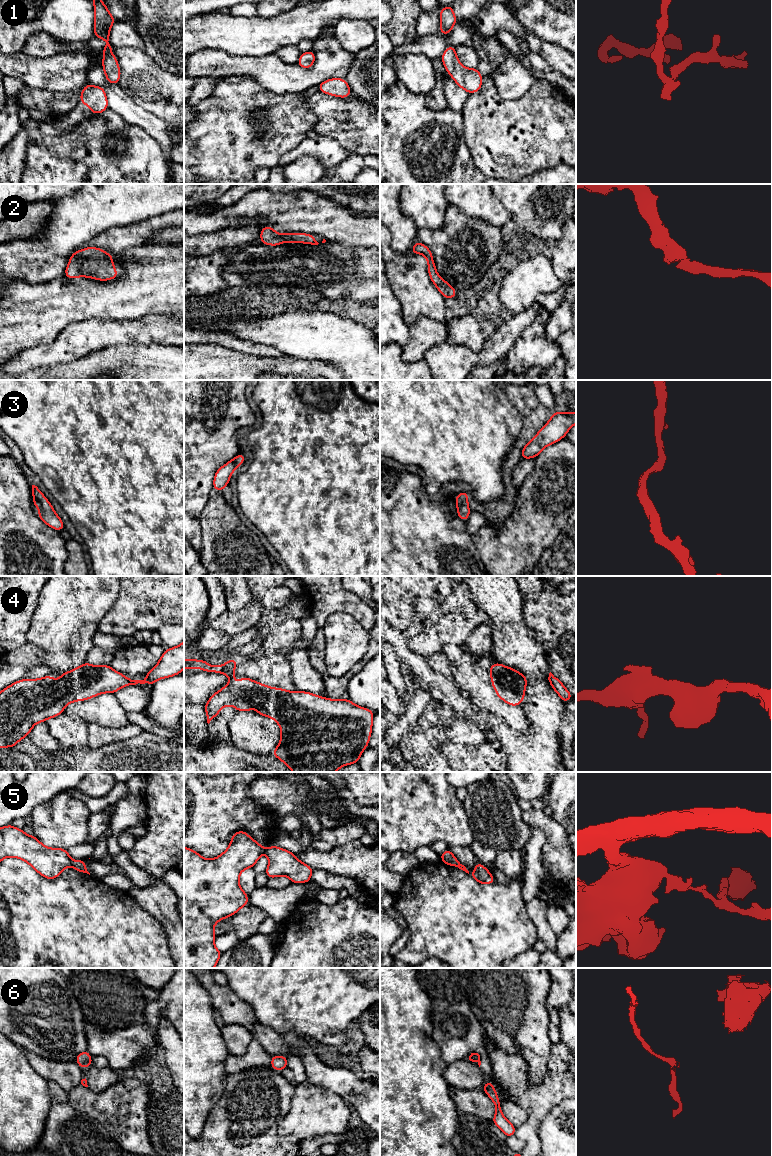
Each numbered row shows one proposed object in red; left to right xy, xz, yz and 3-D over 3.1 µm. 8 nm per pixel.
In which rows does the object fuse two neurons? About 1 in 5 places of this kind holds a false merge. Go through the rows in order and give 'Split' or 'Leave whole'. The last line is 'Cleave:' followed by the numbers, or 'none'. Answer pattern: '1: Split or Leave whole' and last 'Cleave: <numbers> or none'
1: Leave whole
2: Leave whole
3: Leave whole
4: Leave whole
5: Split
6: Split
Cleave: 5, 6

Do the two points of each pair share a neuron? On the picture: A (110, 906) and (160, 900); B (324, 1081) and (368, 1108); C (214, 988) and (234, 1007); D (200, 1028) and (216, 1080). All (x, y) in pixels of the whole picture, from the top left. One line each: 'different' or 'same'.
A: different
B: same
C: same
D: same

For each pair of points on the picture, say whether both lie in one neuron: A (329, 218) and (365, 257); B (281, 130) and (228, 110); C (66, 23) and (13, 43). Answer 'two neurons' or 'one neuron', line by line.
A: two neurons
B: one neuron
C: one neuron

